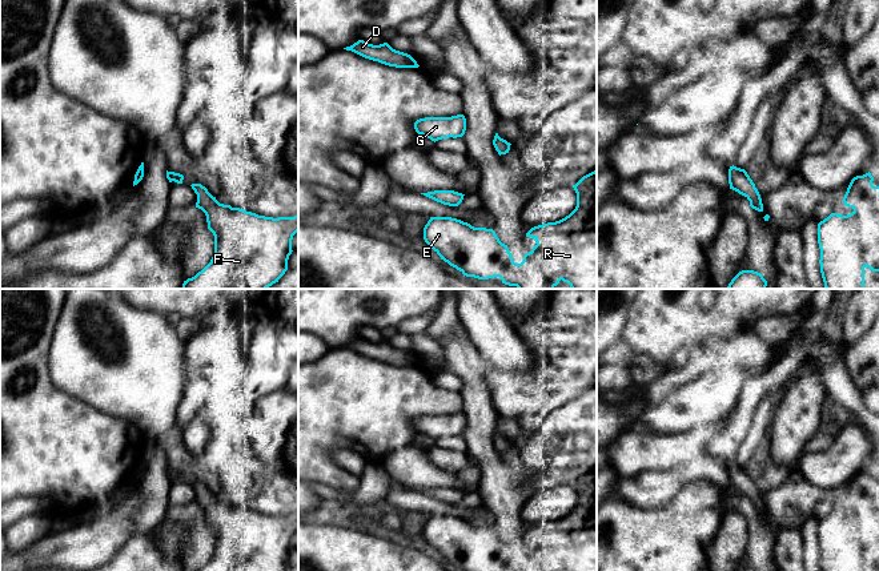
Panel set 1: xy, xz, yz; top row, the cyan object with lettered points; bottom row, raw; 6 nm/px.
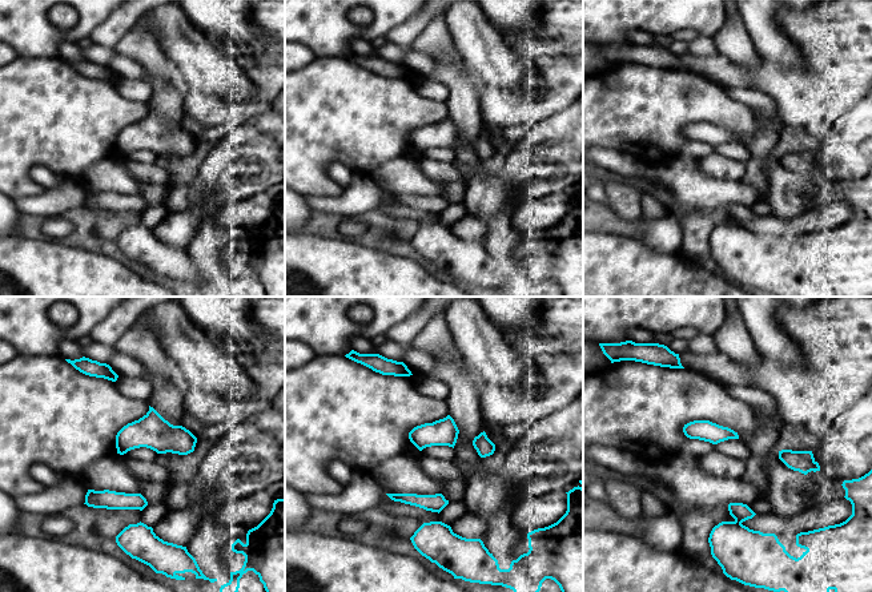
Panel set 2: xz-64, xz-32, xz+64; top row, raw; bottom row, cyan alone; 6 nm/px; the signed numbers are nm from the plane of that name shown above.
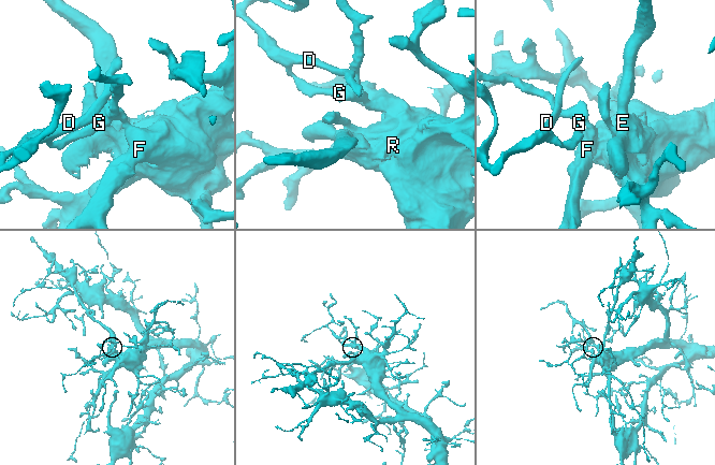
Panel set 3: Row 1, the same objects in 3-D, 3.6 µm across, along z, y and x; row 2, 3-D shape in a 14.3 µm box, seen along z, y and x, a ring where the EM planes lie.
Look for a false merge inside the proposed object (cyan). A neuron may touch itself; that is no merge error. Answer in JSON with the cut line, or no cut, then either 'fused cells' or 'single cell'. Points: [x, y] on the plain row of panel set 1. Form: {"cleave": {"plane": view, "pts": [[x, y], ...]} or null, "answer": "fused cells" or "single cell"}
{"cleave": null, "answer": "single cell"}

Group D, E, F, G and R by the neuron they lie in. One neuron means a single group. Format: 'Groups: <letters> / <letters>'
Groups: D E F G R

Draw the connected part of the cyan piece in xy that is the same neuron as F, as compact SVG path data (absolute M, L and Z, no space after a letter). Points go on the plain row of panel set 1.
M201 482L190 483L197 492L196 506L206 514L214 534L214 552L198 571L285 571L292 552L292 538L298 530L298 514L265 515L240 506L220 502Z

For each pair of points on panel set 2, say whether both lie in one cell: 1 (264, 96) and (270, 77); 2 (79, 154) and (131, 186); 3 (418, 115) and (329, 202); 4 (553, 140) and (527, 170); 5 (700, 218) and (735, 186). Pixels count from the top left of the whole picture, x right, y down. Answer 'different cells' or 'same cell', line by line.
1: same cell
2: different cells
3: different cells
4: same cell
5: same cell

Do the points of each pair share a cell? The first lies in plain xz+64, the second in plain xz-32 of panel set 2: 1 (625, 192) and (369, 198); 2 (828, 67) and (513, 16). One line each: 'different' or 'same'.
1: different
2: different

